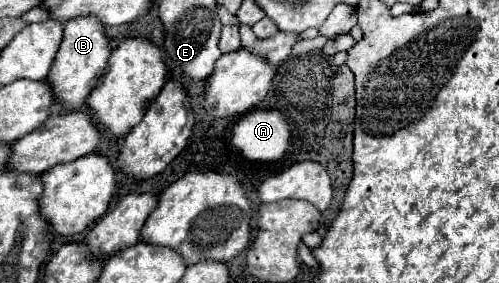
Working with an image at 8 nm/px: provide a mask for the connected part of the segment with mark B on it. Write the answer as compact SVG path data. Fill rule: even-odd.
M73 18L65 24L63 42L47 76L47 84L55 100L65 110L79 110L85 104L87 94L91 94L91 90L99 84L99 78L103 76L109 54L109 38L105 36L103 24L97 18Z

